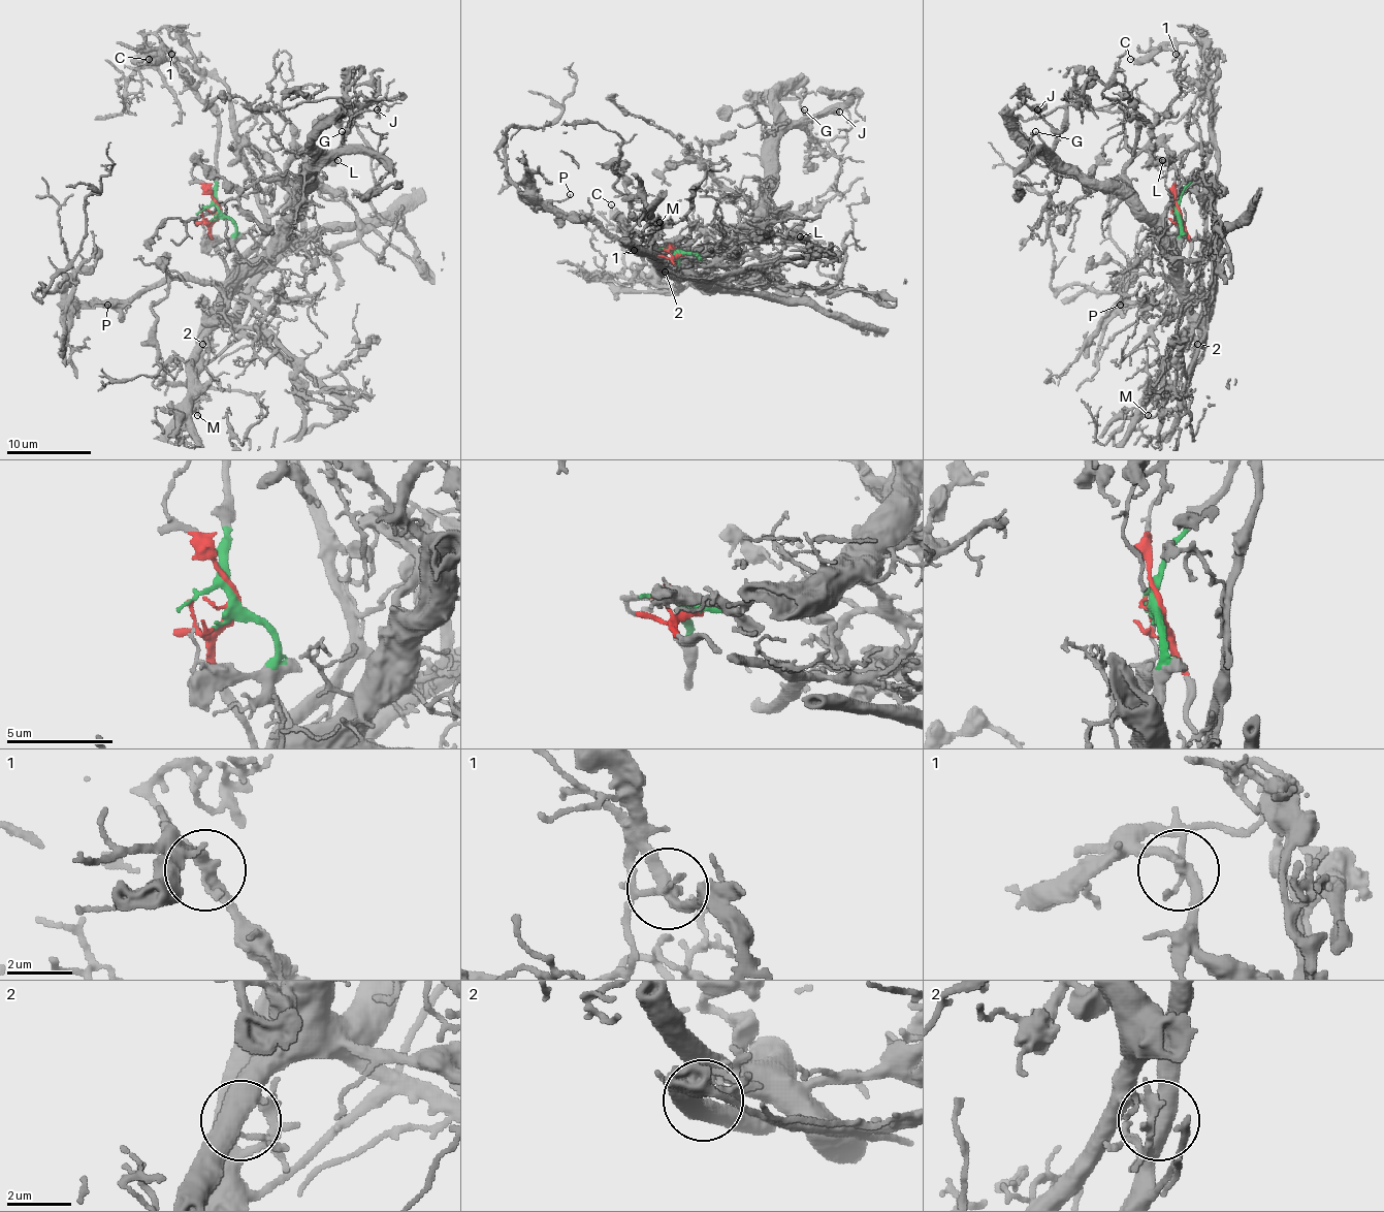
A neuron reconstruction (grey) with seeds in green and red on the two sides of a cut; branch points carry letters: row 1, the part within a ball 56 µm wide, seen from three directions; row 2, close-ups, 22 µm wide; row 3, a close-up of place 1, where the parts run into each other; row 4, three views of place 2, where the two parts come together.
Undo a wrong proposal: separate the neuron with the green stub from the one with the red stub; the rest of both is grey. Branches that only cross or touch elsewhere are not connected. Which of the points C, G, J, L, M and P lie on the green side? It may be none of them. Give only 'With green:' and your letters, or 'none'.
With green: C, G, J, L, P

